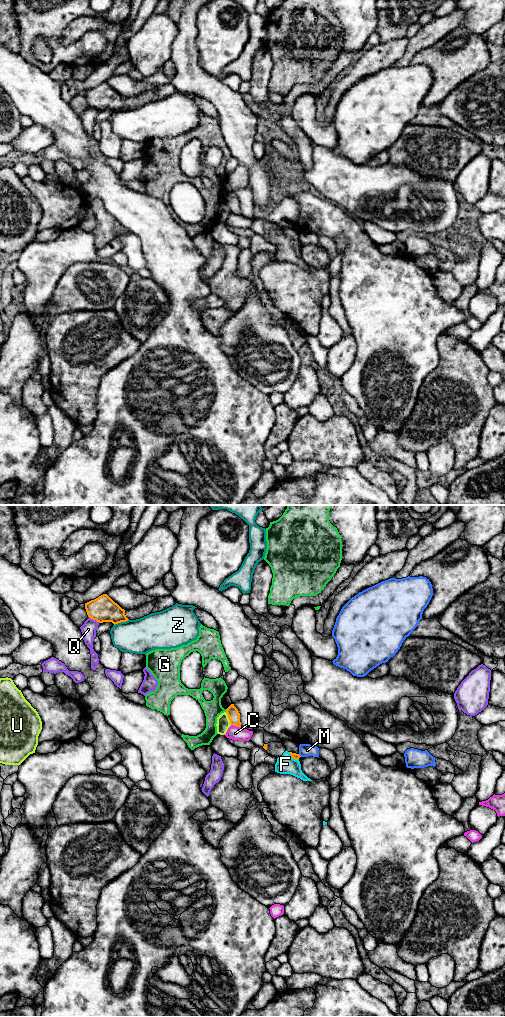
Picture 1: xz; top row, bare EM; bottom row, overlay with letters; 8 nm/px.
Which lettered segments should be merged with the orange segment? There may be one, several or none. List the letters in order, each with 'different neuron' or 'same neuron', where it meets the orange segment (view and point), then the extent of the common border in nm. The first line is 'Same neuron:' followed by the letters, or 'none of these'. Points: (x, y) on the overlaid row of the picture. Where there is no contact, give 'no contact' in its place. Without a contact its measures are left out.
Same neuron: F
C: different neuron | xz (236, 725) | 80 nm
F: same neuron | xz (293, 758) | 110 nm
G: different neuron | xz (226, 710) | 30 nm
M: different neuron | xz (299, 755) | 40 nm
Q: different neuron | xz (94, 619) | 100 nm
U: different neuron | xz (228, 717) | 120 nm
Z: different neuron | xz (121, 621) | 130 nm

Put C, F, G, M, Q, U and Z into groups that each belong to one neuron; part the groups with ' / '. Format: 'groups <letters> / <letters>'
groups C / F / G / M / Q / U / Z

